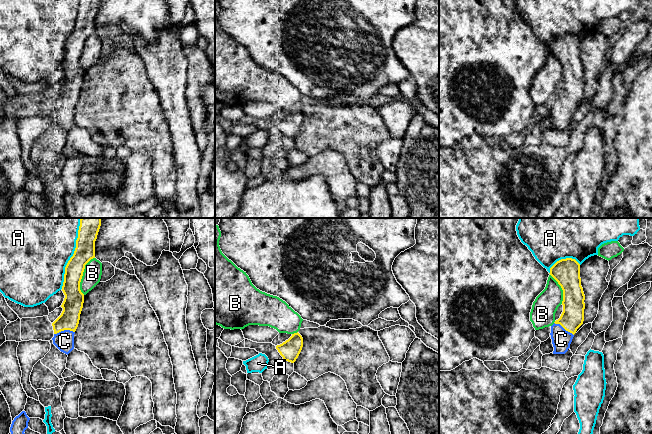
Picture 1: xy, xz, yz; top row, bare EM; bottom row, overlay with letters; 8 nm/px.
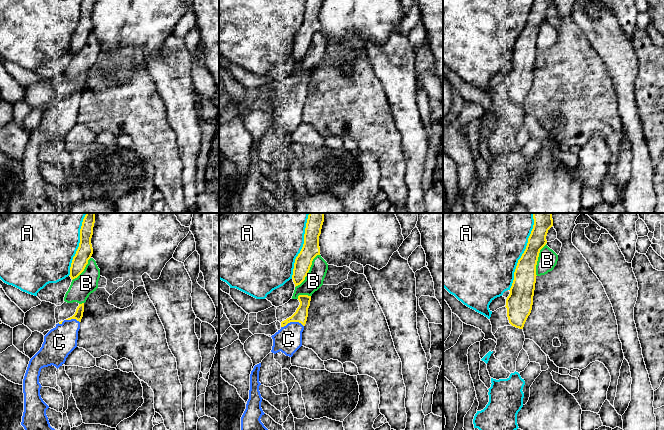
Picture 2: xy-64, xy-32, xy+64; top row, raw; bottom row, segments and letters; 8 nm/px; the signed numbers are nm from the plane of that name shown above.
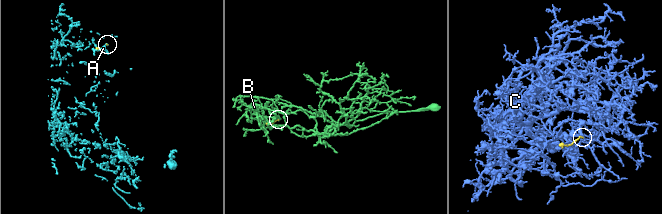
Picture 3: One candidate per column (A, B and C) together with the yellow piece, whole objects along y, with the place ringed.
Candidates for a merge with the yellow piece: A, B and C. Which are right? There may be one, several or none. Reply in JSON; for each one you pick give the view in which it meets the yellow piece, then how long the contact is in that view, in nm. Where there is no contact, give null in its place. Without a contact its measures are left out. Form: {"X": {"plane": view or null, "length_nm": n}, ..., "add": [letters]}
{"C": {"plane": "xy", "length_nm": 170}, "add": ["C"]}

